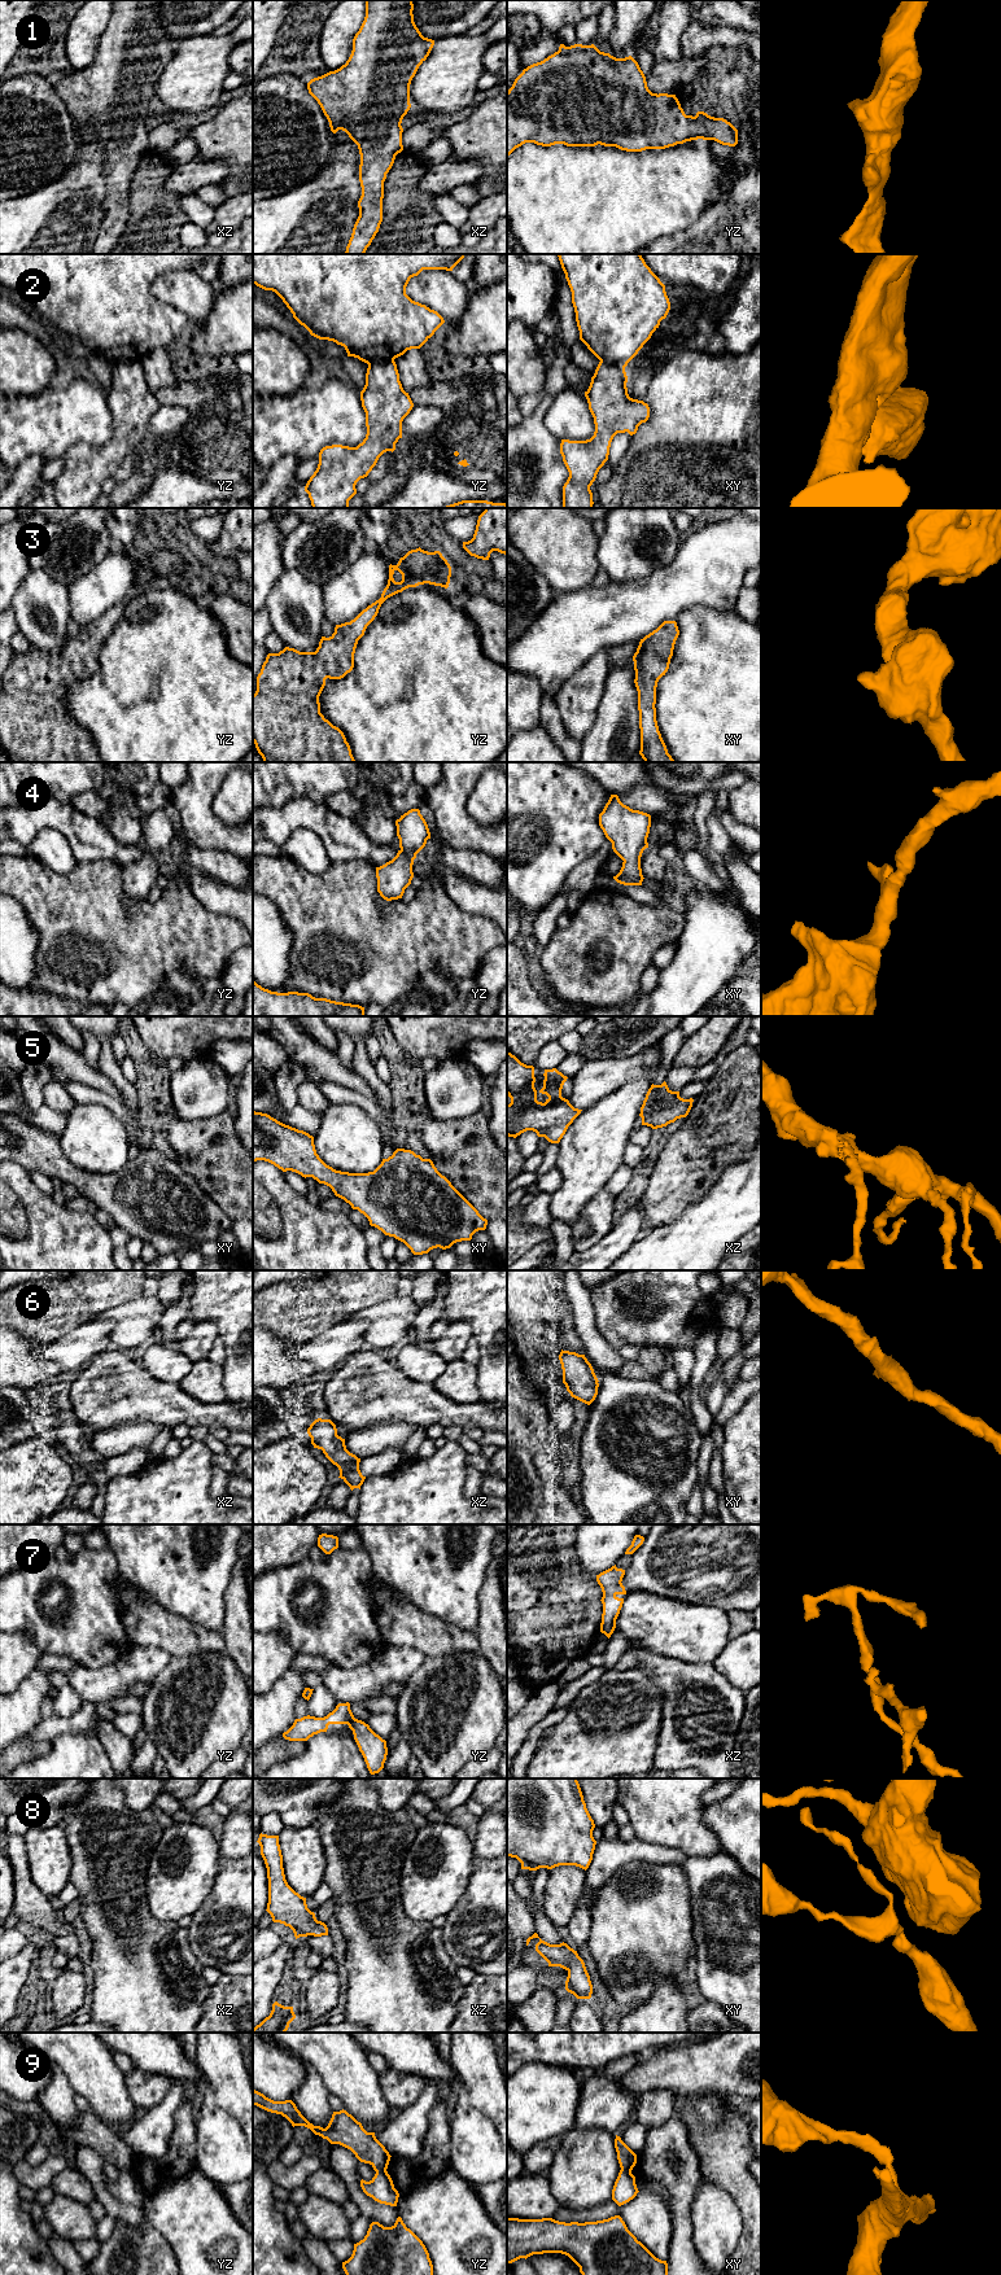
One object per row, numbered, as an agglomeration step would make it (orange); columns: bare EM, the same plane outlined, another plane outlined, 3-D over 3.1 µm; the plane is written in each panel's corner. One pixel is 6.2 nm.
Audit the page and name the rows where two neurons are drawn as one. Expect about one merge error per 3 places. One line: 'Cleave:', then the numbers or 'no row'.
Cleave: 2, 9

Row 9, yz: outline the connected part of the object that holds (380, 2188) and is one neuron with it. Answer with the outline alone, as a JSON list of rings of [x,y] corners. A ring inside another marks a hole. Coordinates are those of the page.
[[[386,2170],[377,2171],[370,2182],[362,2179],[360,2187],[375,2201],[397,2206],[399,2193],[394,2188],[393,2180]]]

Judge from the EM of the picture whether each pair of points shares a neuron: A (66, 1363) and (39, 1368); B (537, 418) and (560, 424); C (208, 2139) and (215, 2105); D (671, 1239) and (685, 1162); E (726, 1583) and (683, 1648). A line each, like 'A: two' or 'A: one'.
A: two
B: two
C: one
D: two
E: two

